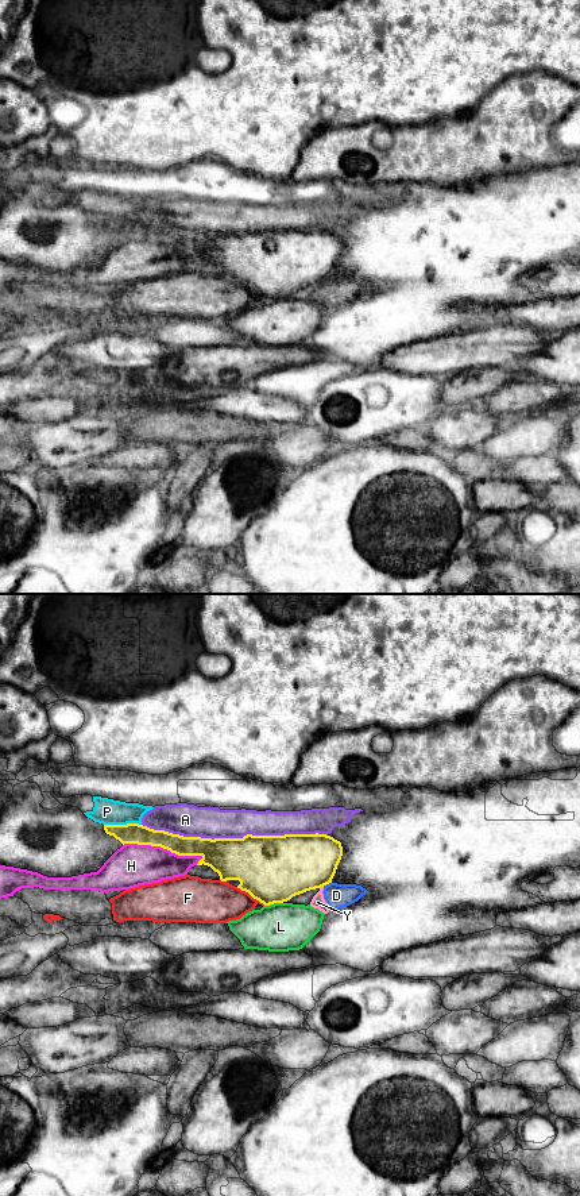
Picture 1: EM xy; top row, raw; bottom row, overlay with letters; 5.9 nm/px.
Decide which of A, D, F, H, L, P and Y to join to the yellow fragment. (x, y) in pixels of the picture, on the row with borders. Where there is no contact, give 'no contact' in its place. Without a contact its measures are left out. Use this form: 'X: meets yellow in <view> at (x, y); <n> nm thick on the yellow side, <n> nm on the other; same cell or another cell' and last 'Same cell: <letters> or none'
A: meets yellow in xy at (235, 838); 360 nm thick on the yellow side, 190 nm on the other; another cell
D: meets yellow in xy at (327, 883); 360 nm thick on the yellow side, 140 nm on the other; another cell
F: meets yellow in xy at (251, 895); 400 nm thick on the yellow side, 260 nm on the other; another cell
H: meets yellow in xy at (163, 848); 130 nm thick on the yellow side, 260 nm on the other; another cell
L: meets yellow in xy at (273, 903); 400 nm thick on the yellow side, 280 nm on the other; another cell
P: meets yellow in xy at (122, 825); 130 nm thick on the yellow side, 160 nm on the other; another cell
Y: meets yellow in xy at (321, 886); 360 nm thick on the yellow side, 80 nm on the other; another cell
Same cell: none

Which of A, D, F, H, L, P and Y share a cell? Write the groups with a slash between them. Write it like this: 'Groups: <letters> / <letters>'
Groups: A / D Y / F / H / L / P

